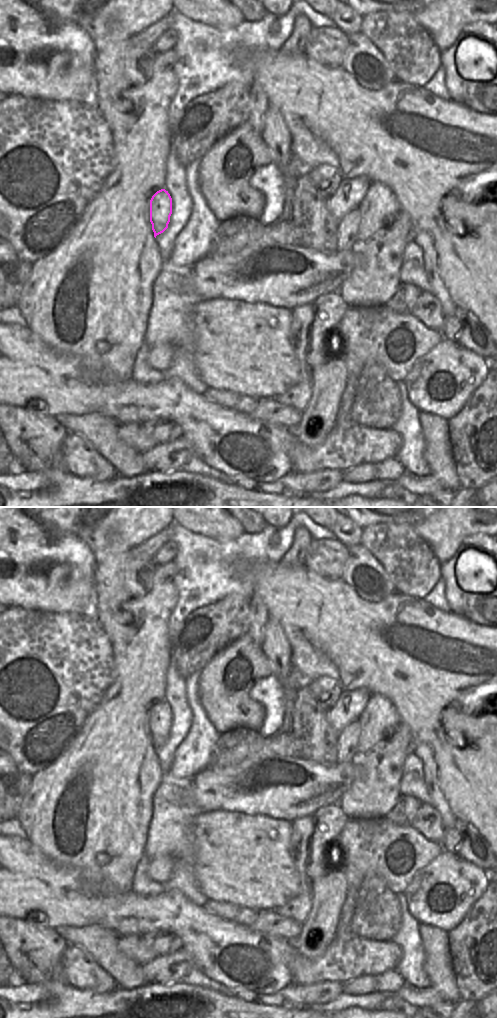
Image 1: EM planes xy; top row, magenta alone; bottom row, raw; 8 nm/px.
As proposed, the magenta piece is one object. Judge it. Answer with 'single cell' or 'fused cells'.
single cell

